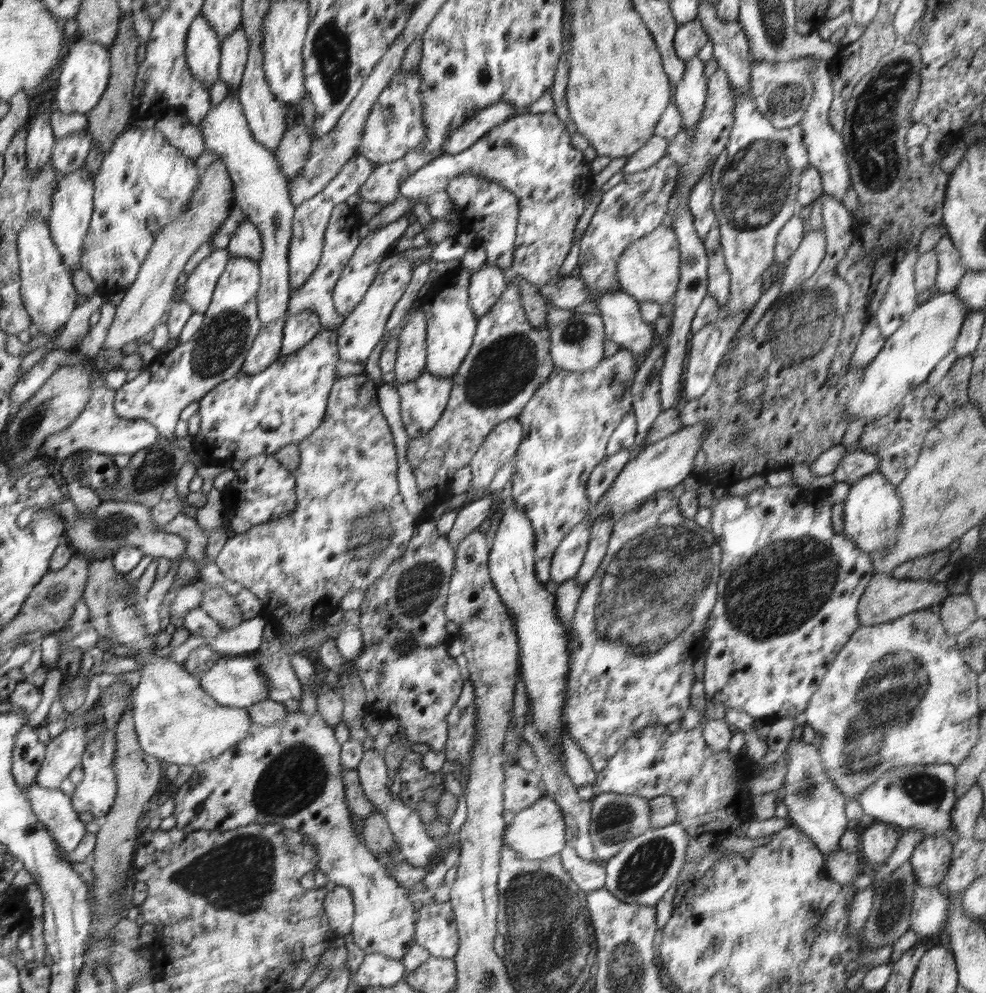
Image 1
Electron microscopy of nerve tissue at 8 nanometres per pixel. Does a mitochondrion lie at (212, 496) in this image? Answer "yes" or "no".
no

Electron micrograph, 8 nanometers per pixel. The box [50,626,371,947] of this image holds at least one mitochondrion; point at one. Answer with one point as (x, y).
(238, 875)

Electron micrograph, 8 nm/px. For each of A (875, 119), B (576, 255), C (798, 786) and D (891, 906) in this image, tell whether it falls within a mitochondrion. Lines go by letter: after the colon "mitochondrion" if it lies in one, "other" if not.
A: mitochondrion
B: other
C: mitochondrion
D: mitochondrion

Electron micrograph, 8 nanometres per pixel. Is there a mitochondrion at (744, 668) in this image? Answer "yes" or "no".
no

